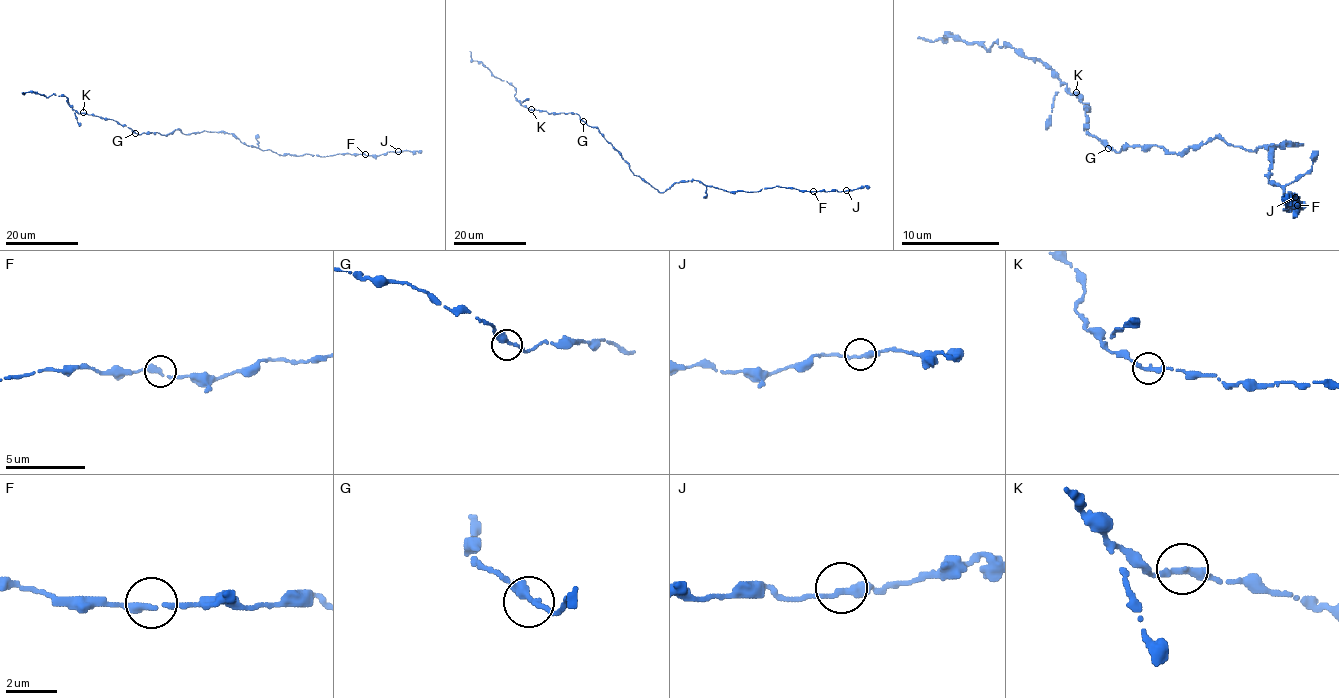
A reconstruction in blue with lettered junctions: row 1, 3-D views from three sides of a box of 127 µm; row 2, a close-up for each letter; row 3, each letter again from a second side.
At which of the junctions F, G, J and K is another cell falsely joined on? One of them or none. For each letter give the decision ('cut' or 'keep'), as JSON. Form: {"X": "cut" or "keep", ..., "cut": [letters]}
{"F": "keep", "G": "keep", "J": "keep", "K": "keep", "cut": []}

